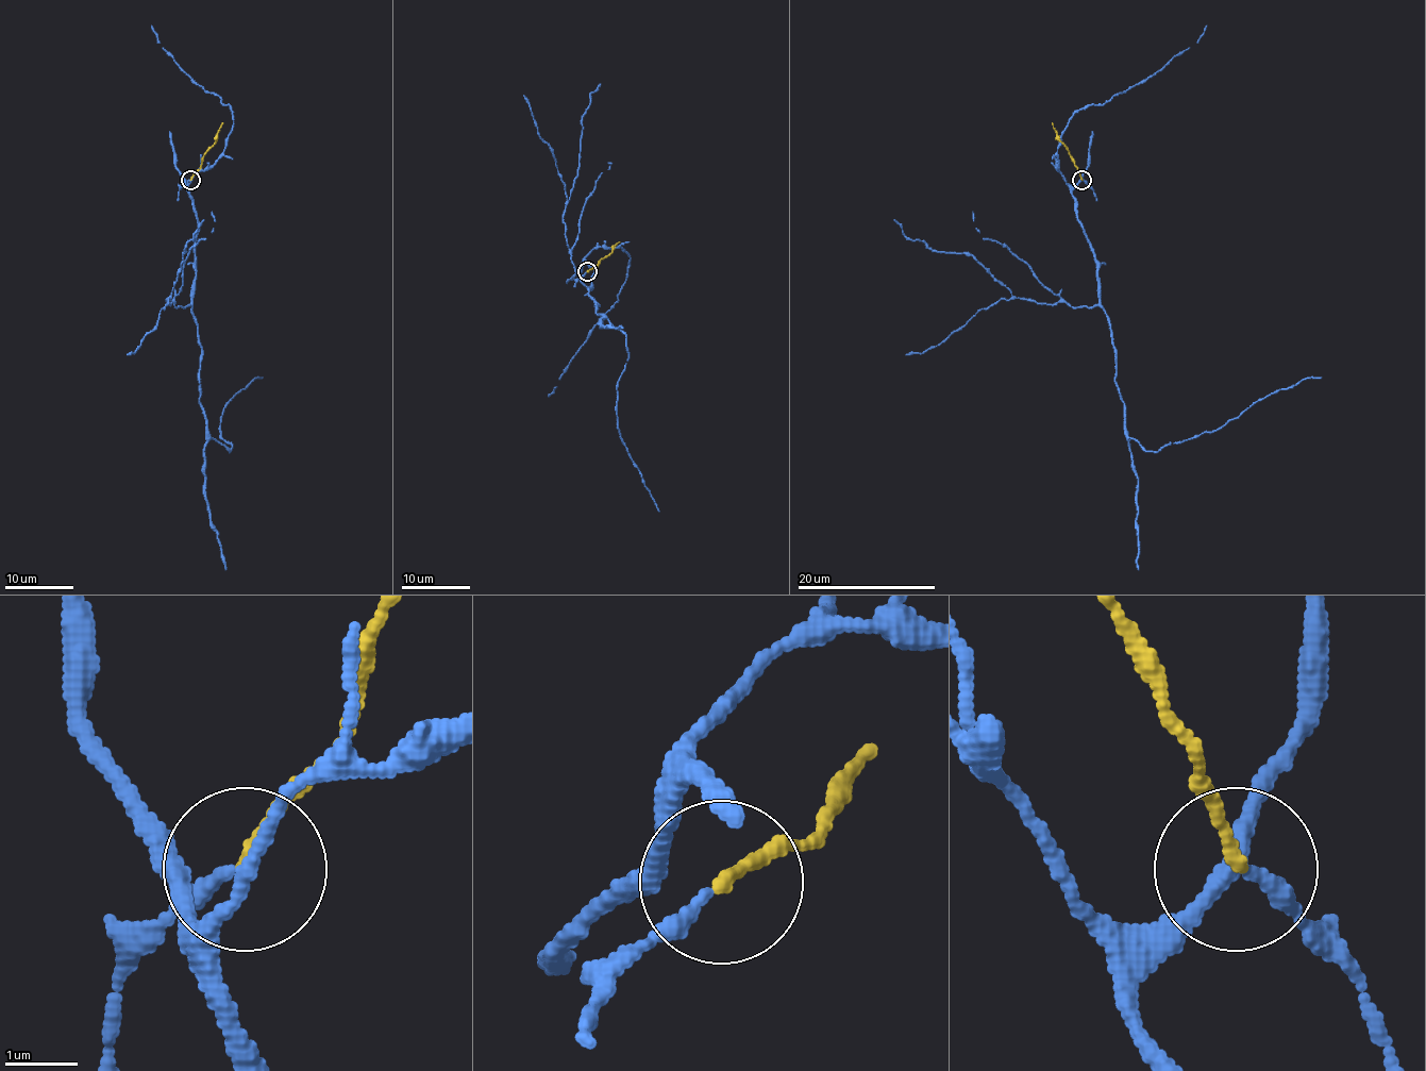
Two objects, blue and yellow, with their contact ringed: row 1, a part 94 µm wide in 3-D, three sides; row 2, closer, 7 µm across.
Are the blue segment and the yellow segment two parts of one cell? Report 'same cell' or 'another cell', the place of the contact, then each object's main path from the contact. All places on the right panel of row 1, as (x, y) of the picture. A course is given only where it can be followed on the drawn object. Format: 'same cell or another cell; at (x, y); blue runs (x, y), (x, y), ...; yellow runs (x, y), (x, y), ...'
same cell; at (1081, 180); blue runs (1083, 180), (1072, 190), (1074, 210), (1094, 257), (1129, 437), (1158, 451), (1321, 377); yellow runs (1080, 180), (1072, 155), (1052, 123)

